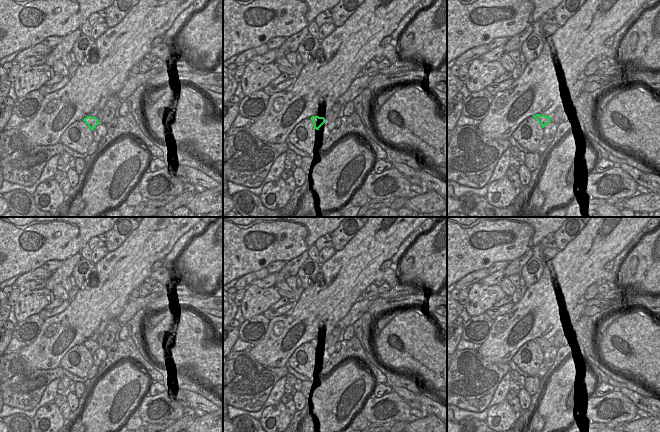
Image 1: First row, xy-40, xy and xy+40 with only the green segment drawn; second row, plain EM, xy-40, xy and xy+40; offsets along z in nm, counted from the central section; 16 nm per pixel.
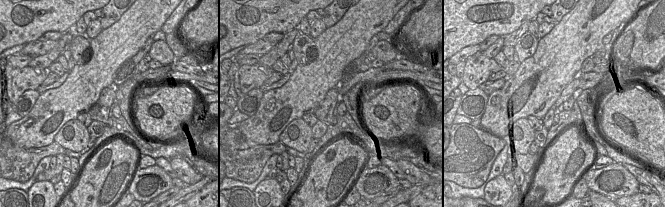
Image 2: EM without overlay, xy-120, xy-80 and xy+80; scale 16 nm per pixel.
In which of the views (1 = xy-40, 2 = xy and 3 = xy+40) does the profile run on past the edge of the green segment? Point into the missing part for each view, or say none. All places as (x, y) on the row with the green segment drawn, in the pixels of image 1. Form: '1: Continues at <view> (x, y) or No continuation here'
1: No continuation here
2: No continuation here
3: No continuation here

